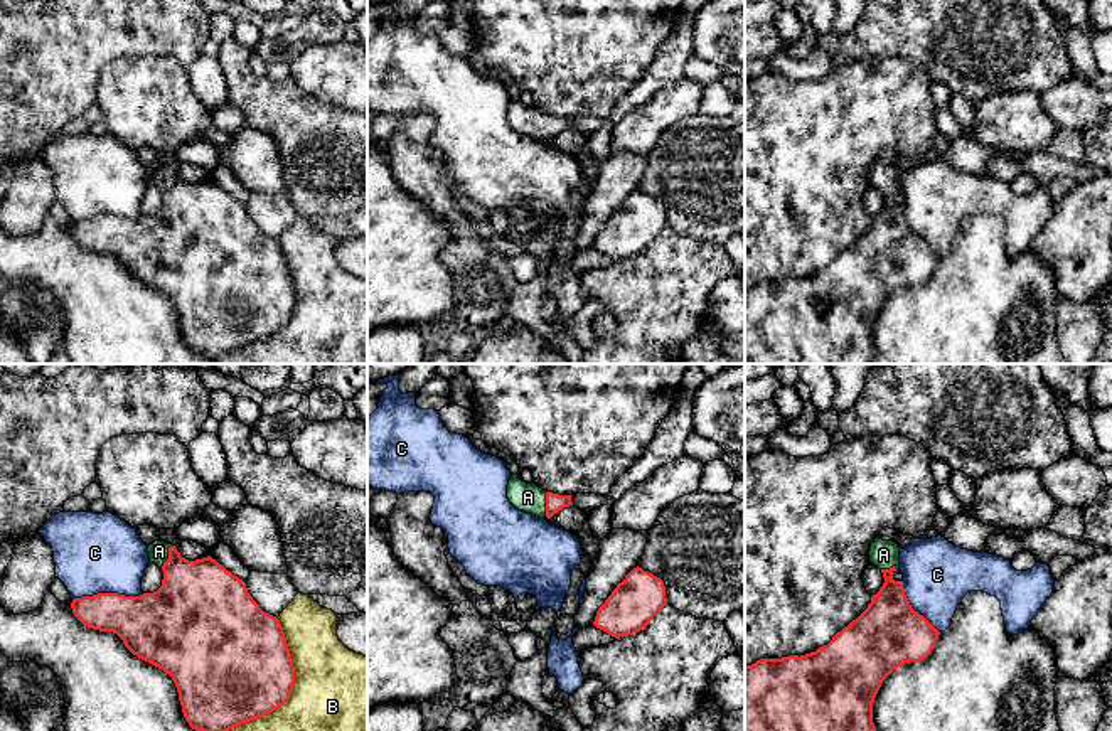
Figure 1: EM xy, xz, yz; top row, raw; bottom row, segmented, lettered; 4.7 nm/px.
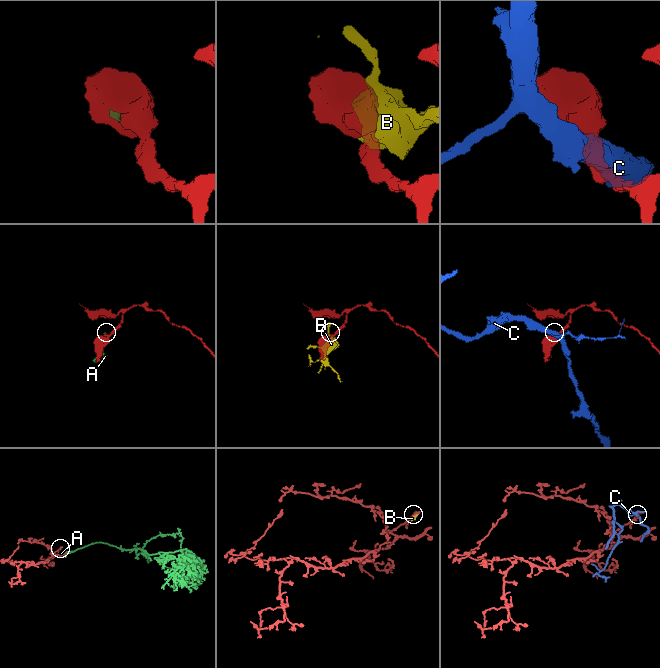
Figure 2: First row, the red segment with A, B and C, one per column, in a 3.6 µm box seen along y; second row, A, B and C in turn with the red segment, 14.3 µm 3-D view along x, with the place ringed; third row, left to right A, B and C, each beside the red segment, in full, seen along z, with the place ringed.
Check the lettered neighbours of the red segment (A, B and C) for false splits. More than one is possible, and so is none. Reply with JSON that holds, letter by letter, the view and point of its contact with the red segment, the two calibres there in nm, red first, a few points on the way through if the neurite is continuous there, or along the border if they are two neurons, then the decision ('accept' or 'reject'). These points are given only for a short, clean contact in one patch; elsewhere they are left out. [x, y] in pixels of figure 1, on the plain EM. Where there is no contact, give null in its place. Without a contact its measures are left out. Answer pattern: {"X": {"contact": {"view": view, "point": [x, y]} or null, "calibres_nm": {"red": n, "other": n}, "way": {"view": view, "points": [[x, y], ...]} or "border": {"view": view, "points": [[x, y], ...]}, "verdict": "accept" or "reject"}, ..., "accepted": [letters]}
{"A": {"contact": {"view": "xy", "point": [169, 181]}, "calibres_nm": {"red": 380, "other": 100}, "verdict": "accept"}, "B": {"contact": {"view": "xy", "point": [290, 315]}, "calibres_nm": {"red": 480, "other": 500}, "verdict": "reject"}, "C": {"contact": {"view": "xy", "point": [108, 216]}, "calibres_nm": {"red": 300, "other": 380}, "verdict": "reject"}, "accepted": ["A"]}

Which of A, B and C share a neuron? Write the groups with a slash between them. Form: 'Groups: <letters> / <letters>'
Groups: A / B / C

